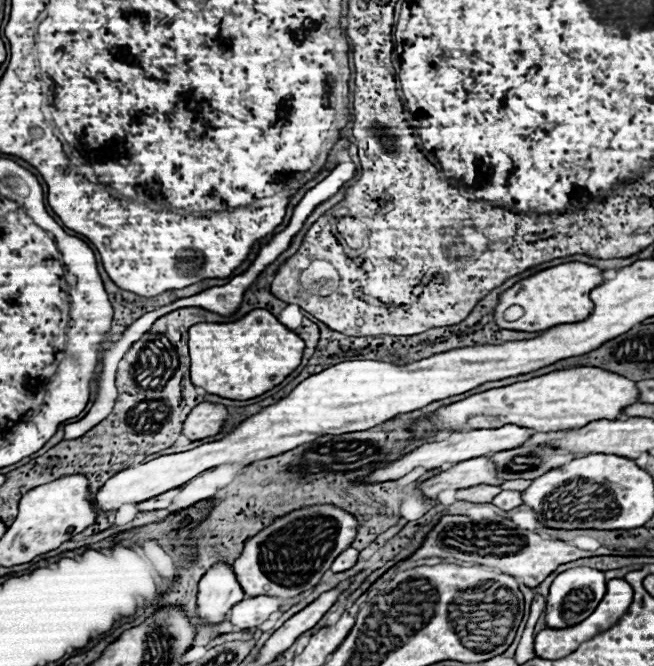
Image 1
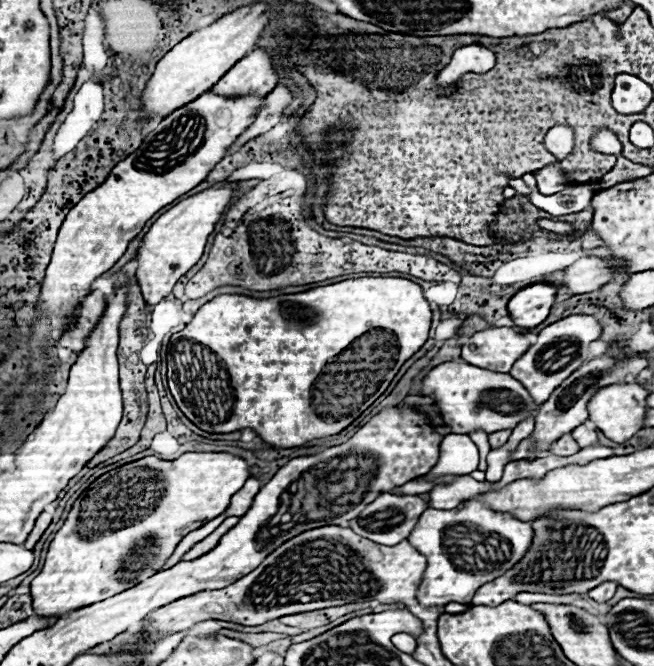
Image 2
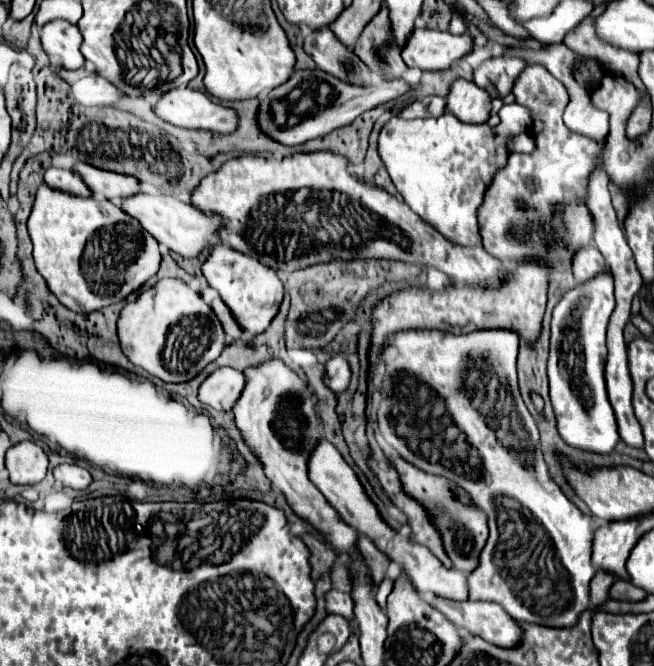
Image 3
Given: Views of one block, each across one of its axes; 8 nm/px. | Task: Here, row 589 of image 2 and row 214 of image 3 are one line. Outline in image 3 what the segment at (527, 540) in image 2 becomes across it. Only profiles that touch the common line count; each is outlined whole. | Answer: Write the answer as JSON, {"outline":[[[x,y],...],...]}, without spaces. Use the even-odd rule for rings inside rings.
{"outline":[[[520,104],[502,106],[500,110],[500,124],[496,128],[488,124],[464,124],[450,112],[446,112],[440,118],[428,118],[428,120],[404,120],[404,118],[392,118],[380,132],[378,138],[378,152],[384,160],[388,174],[396,186],[396,190],[402,194],[404,202],[422,216],[428,224],[432,224],[446,240],[462,246],[480,246],[482,236],[478,228],[478,208],[484,202],[486,190],[492,186],[494,176],[498,170],[502,170],[508,162],[508,156],[512,154],[508,148],[508,140],[528,132],[532,128],[530,110]]]}

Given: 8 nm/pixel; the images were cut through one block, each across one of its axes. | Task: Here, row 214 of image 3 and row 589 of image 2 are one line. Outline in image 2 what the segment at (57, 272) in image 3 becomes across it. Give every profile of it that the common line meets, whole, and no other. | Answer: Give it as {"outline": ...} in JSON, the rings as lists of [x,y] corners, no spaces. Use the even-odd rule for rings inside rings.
{"outline":[[[186,452],[176,460],[146,456],[124,466],[120,466],[120,470],[156,470],[156,478],[160,478],[158,500],[152,508],[140,510],[132,522],[124,522],[124,526],[116,526],[116,530],[104,530],[104,534],[80,534],[80,530],[76,530],[76,514],[68,514],[48,548],[42,572],[30,582],[36,614],[60,616],[144,582],[144,578],[150,578],[164,566],[184,534],[220,516],[228,508],[232,494],[238,492],[250,476],[246,460],[228,452]]]}

